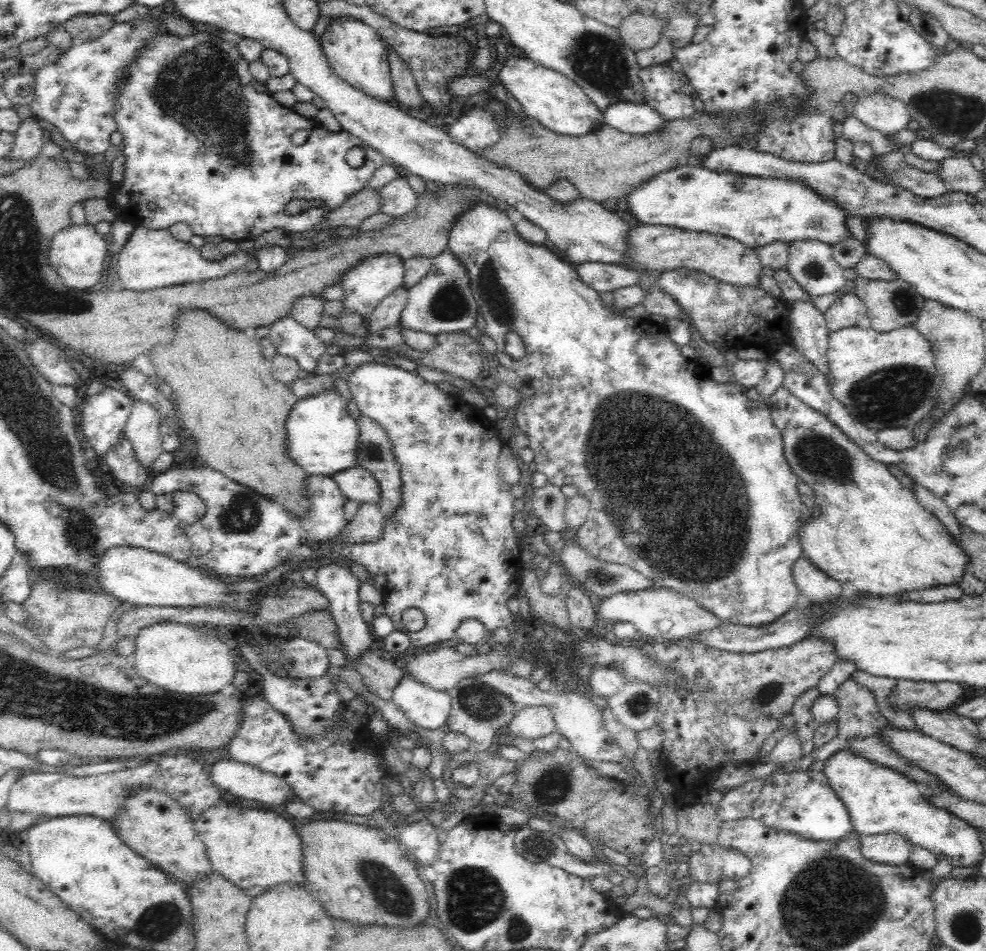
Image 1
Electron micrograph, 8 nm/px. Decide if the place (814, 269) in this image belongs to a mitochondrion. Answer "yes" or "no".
yes

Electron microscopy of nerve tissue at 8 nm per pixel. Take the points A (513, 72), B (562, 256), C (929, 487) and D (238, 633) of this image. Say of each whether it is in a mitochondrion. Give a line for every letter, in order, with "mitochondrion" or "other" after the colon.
A: other
B: other
C: other
D: other

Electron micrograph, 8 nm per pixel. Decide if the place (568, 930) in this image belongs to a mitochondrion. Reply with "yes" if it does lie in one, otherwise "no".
no

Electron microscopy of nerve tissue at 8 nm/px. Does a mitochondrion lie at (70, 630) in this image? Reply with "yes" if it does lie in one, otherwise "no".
no

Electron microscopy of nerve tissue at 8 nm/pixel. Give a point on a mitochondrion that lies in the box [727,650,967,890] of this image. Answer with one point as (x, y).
(772, 691)

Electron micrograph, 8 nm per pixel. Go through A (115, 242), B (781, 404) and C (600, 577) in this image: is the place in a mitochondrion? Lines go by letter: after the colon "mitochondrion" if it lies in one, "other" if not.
A: other
B: other
C: mitochondrion

